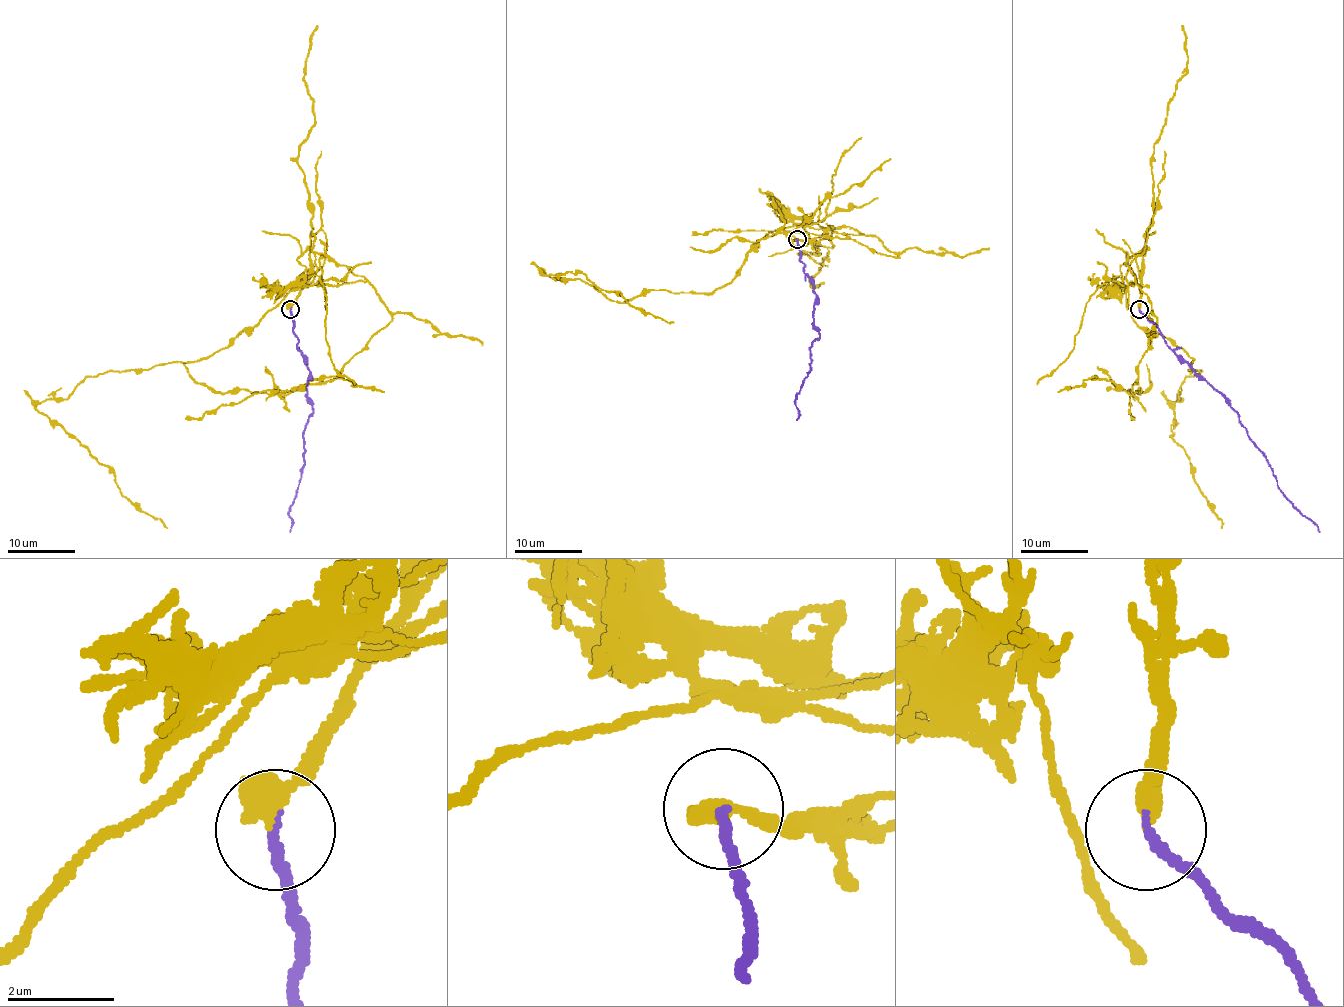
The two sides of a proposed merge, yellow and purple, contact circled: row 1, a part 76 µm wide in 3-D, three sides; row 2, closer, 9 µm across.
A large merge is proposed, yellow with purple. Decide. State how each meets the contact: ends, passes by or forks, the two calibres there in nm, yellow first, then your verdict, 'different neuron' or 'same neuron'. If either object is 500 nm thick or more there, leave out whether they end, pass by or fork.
yellow ends; purple ends; calibres 440 and 180 nm; different neuron

